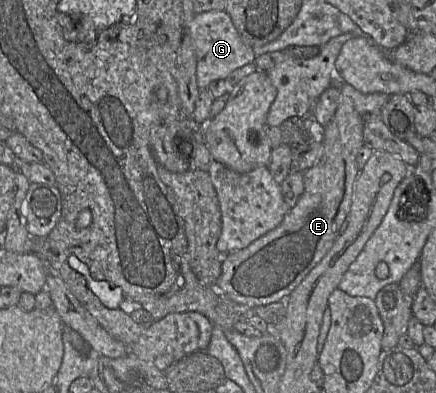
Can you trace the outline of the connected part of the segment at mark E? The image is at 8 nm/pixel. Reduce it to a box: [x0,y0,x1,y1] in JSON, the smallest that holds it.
[214,82,391,308]

